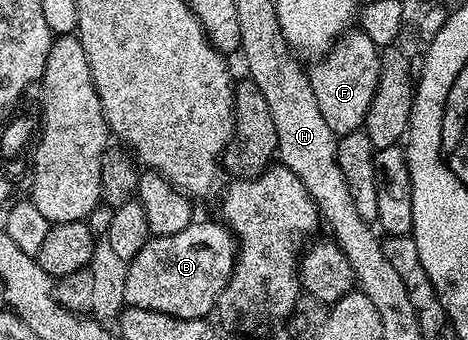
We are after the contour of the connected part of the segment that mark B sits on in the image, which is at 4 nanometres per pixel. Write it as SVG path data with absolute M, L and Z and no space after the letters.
M210 220L191 222L180 234L156 236L125 265L126 281L122 284L122 296L129 307L140 307L146 311L163 312L176 319L201 320L209 317L218 307L220 294L225 290L230 275L234 273L236 240L225 223L213 224Z

